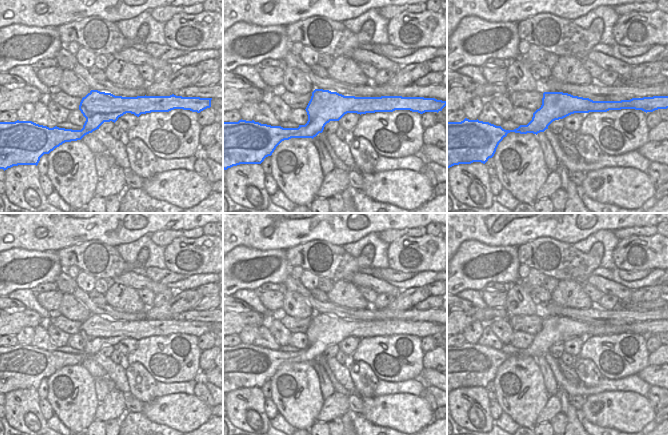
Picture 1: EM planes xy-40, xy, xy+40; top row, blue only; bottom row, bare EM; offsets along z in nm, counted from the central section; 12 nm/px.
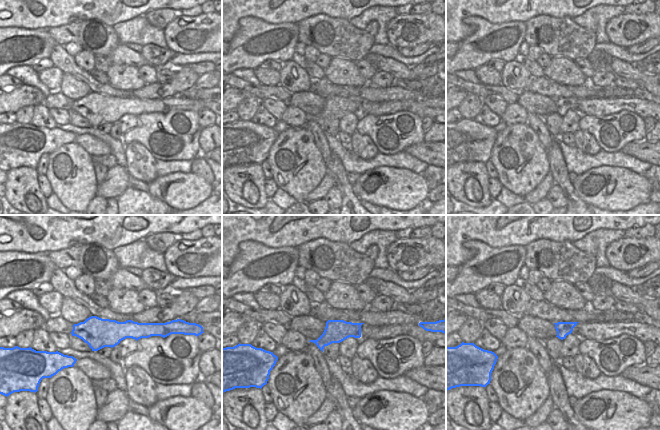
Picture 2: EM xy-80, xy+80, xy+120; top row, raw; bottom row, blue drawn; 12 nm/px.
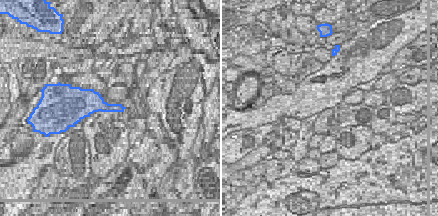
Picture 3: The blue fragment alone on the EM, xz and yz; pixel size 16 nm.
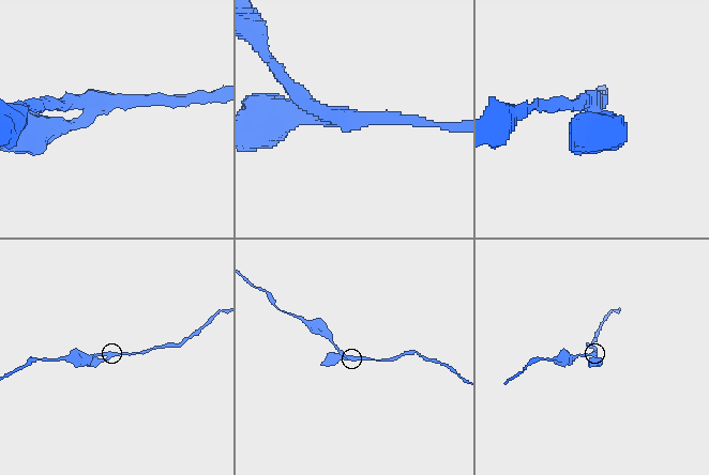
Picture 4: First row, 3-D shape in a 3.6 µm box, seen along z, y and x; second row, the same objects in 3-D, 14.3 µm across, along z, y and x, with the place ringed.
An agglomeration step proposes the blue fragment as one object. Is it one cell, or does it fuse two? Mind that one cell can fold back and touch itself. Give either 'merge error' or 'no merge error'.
no merge error

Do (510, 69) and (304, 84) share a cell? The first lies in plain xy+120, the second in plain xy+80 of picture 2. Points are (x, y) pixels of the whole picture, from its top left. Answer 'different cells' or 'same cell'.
same cell

